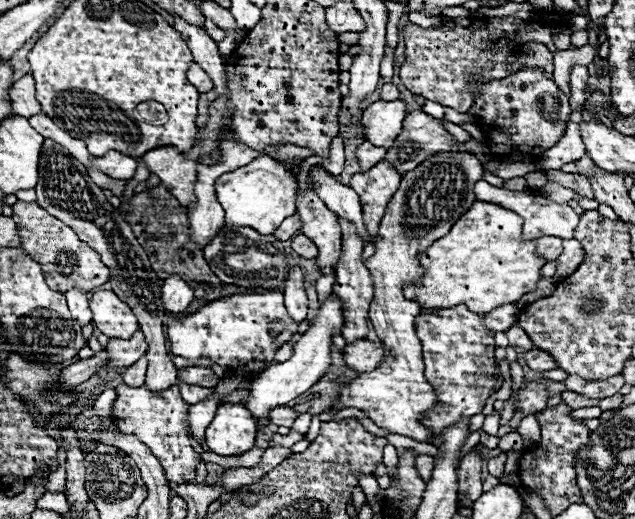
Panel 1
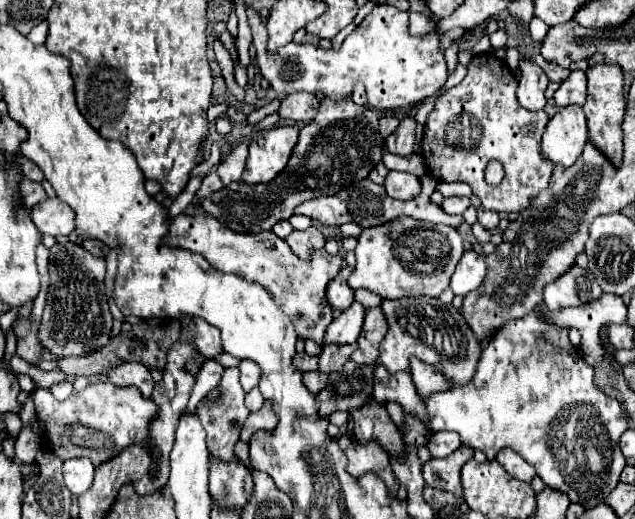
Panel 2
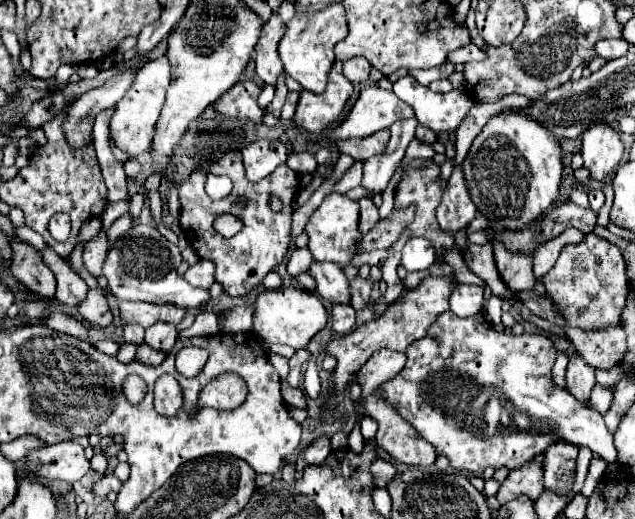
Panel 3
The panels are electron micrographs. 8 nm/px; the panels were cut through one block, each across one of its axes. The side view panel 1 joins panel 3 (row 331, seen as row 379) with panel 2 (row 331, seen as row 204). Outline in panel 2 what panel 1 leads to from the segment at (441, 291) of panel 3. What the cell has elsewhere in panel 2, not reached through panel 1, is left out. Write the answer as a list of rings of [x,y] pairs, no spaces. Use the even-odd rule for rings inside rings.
[[[418,296],[384,300],[380,308],[388,322],[388,334],[380,342],[380,362],[388,366],[390,372],[408,370],[408,356],[416,356],[422,362],[440,368],[448,378],[454,380],[454,386],[462,386],[472,378],[482,348],[454,306],[446,306],[438,298]]]

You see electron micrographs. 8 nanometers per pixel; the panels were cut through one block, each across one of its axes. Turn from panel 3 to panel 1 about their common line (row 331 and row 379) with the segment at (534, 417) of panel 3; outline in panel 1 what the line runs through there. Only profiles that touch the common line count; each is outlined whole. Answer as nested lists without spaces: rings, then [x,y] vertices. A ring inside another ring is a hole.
[[[466,306],[442,308],[434,314],[422,312],[416,320],[416,332],[424,346],[426,378],[438,394],[438,404],[422,414],[422,424],[432,428],[436,436],[460,418],[482,412],[488,396],[494,392],[498,368],[494,360],[494,334],[484,328],[482,314],[470,312]]]

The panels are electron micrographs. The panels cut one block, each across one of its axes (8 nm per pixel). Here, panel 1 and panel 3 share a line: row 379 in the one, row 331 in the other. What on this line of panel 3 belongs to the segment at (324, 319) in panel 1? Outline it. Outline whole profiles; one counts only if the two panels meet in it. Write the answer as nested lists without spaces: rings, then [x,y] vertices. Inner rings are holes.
[[[282,286],[278,290],[264,290],[256,298],[254,332],[268,344],[286,344],[292,348],[306,348],[306,344],[328,324],[328,310],[320,298],[298,286]]]

